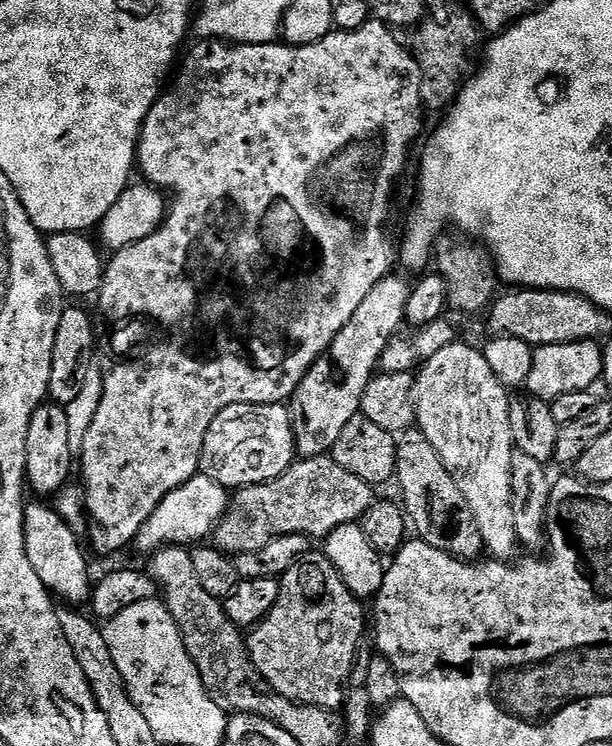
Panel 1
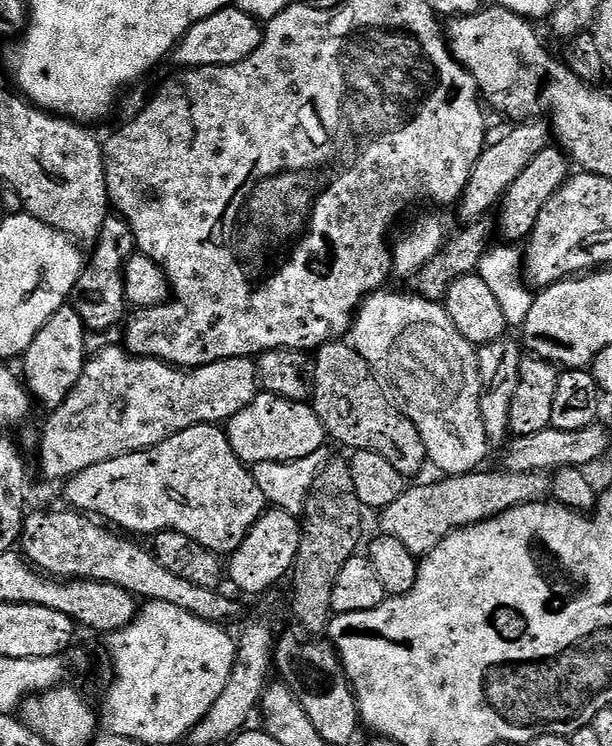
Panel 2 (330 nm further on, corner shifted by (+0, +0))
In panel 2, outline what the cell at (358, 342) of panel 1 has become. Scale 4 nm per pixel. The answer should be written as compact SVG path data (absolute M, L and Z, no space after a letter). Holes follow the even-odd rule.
M520 122L513 128L516 129L506 133L497 144L489 143L484 153L478 158L470 174L470 182L458 201L462 221L481 220L485 215L491 213L503 201L510 186L518 182L518 176L522 174L522 170L526 170L526 166L530 166L530 162L534 162L534 158L538 158L542 150L550 147L550 128L547 123Z

